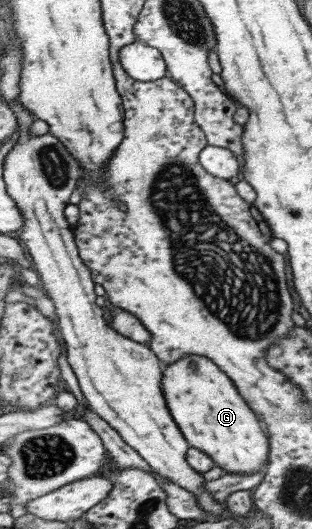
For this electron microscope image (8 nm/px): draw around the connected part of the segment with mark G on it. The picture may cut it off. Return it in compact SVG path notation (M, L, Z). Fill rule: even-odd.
M186 354L176 362L162 365L160 387L171 418L189 447L211 457L214 466L230 475L264 470L269 450L267 434L234 384L210 359Z

